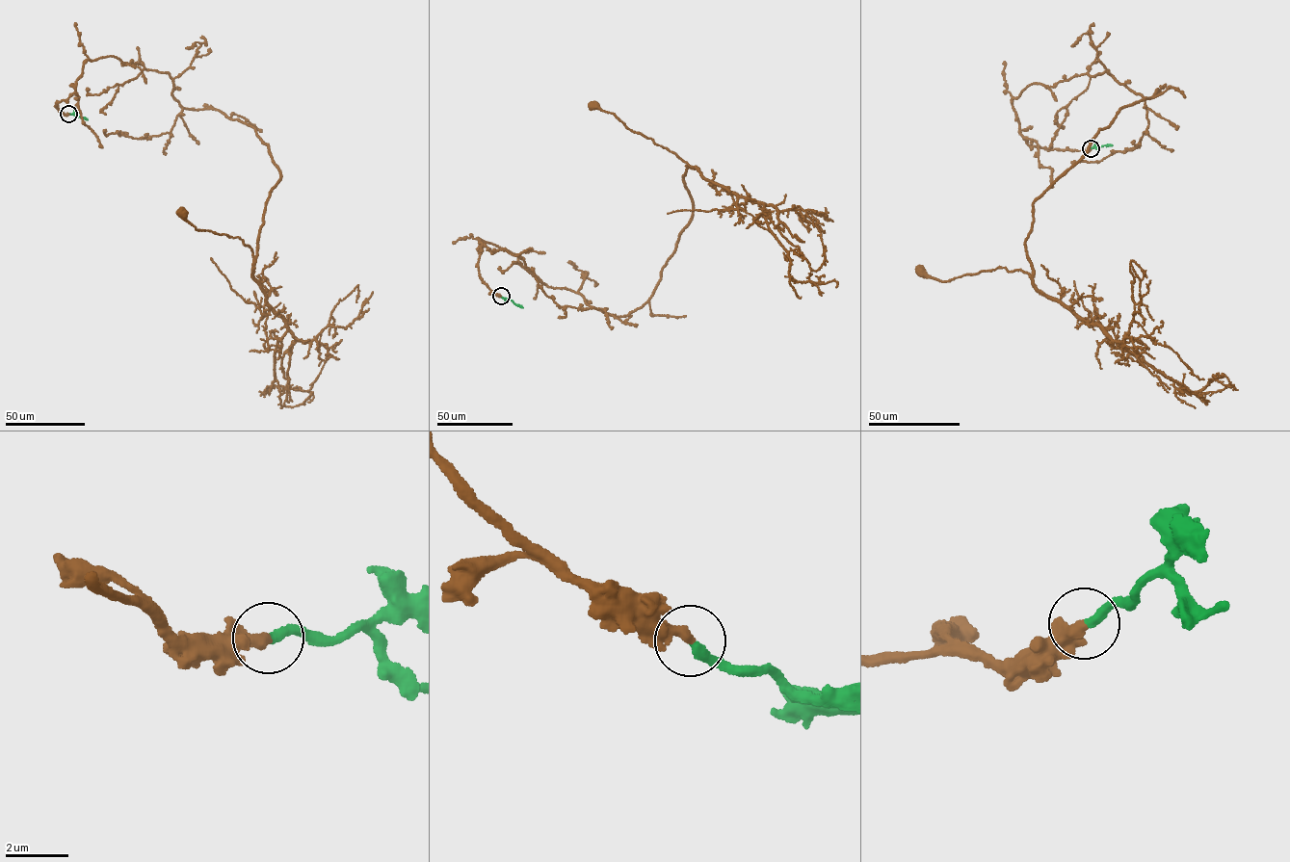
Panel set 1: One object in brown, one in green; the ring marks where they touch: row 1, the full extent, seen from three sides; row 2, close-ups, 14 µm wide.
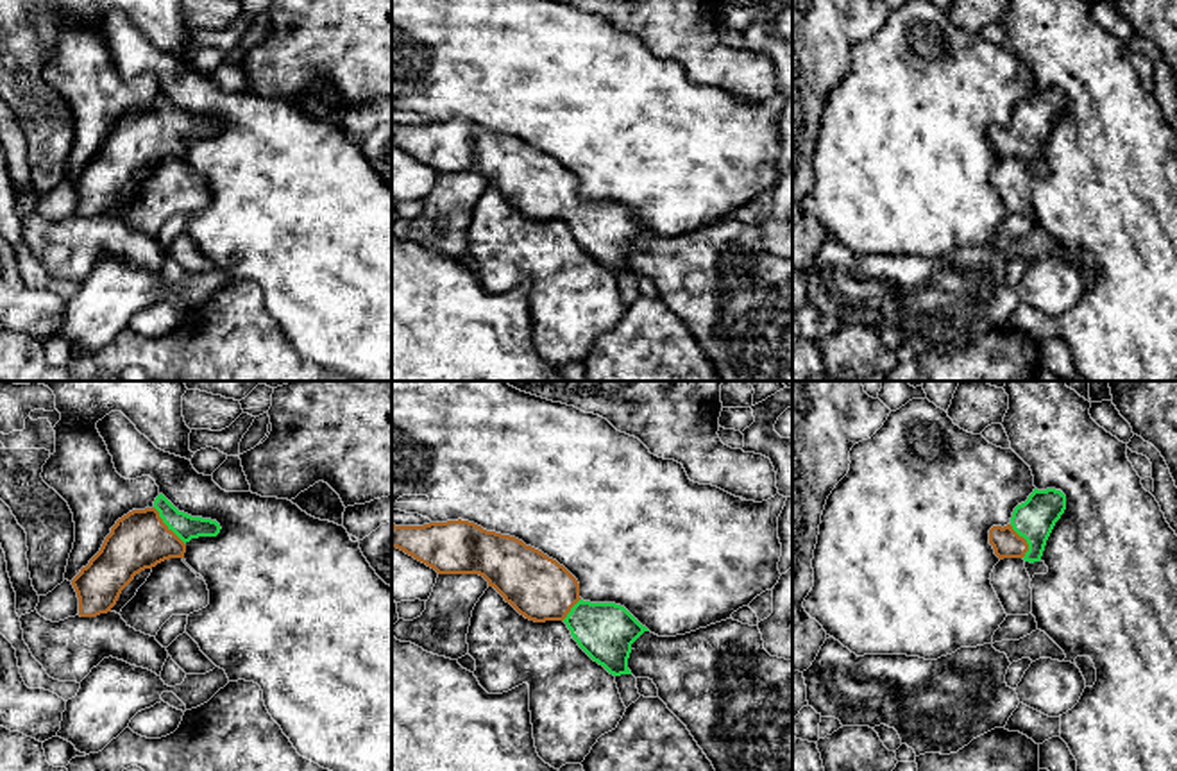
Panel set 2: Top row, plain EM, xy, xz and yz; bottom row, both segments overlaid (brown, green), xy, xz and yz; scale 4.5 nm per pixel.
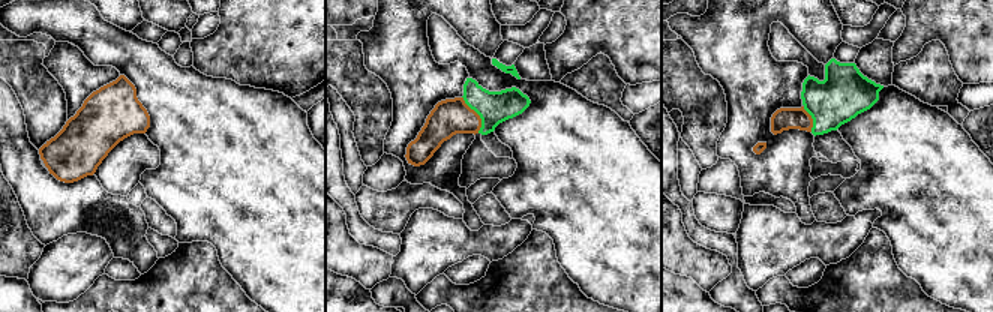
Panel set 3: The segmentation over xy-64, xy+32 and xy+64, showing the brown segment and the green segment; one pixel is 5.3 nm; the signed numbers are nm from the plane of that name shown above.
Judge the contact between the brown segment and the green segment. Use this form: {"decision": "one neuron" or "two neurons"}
{"decision": "one neuron"}

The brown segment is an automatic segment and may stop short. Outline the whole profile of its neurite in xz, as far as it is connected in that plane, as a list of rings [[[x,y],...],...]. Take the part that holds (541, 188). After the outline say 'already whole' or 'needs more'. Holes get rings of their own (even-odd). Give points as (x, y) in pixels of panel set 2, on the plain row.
[[[469,120],[392,123],[392,147],[438,174],[479,174],[521,215],[563,220],[578,245],[610,274],[631,274],[631,243],[649,231],[624,206],[580,197],[578,179],[556,159],[522,140]]]; needs more

